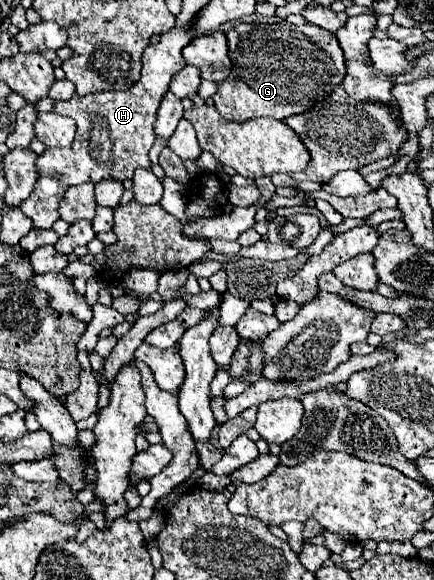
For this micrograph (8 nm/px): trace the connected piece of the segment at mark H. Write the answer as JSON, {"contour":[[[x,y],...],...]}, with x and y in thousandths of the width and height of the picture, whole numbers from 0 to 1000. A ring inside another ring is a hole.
{"contour":[[[403,45],[389,55],[371,59],[366,76],[343,76],[334,83],[325,134],[297,155],[251,155],[200,166],[168,162],[164,172],[127,176],[122,193],[141,200],[164,200],[177,214],[177,234],[168,252],[108,255],[81,279],[90,293],[90,310],[71,338],[44,355],[48,366],[76,379],[76,393],[118,397],[122,383],[136,379],[136,348],[145,345],[159,321],[191,314],[224,317],[233,310],[283,314],[288,307],[306,307],[306,297],[316,290],[348,290],[343,255],[357,245],[357,197],[389,152],[394,134],[426,114],[417,86],[445,66],[449,62],[431,62]]]}

